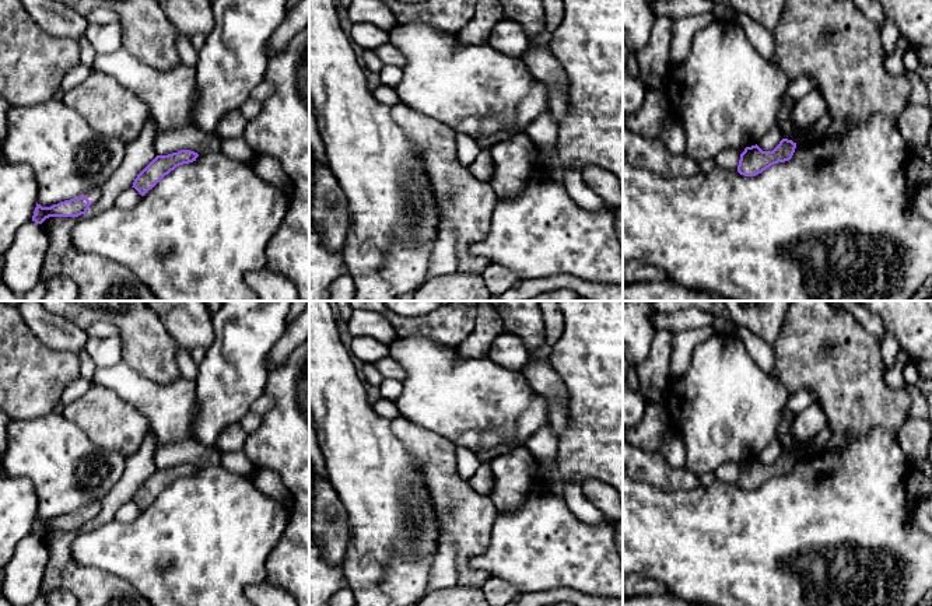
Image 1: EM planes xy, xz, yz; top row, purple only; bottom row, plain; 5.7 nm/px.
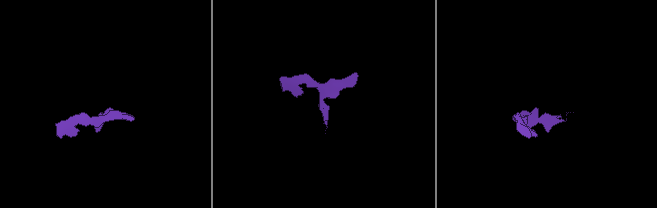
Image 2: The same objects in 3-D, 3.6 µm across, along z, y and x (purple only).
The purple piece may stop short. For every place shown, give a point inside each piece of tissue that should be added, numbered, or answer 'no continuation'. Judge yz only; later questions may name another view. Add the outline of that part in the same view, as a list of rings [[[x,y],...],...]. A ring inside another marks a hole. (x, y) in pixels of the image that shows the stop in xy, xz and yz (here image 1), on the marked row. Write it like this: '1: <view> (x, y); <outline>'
no continuation

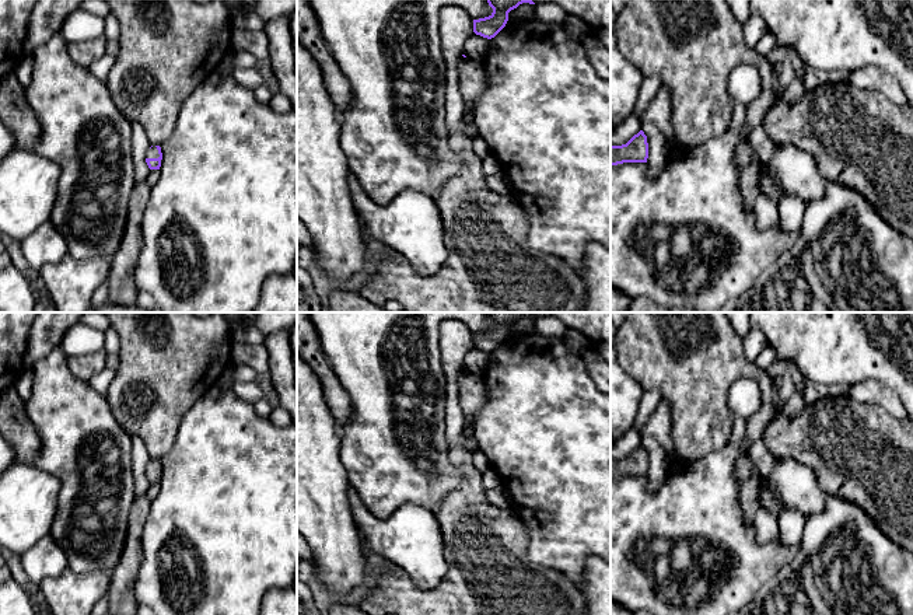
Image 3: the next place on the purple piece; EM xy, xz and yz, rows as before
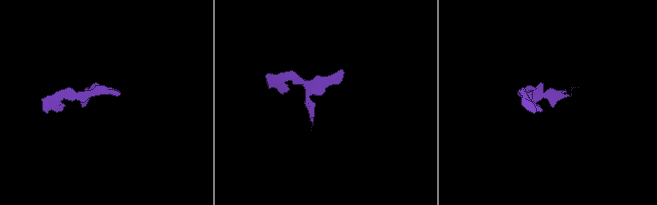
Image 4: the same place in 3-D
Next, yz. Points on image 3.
no continuation

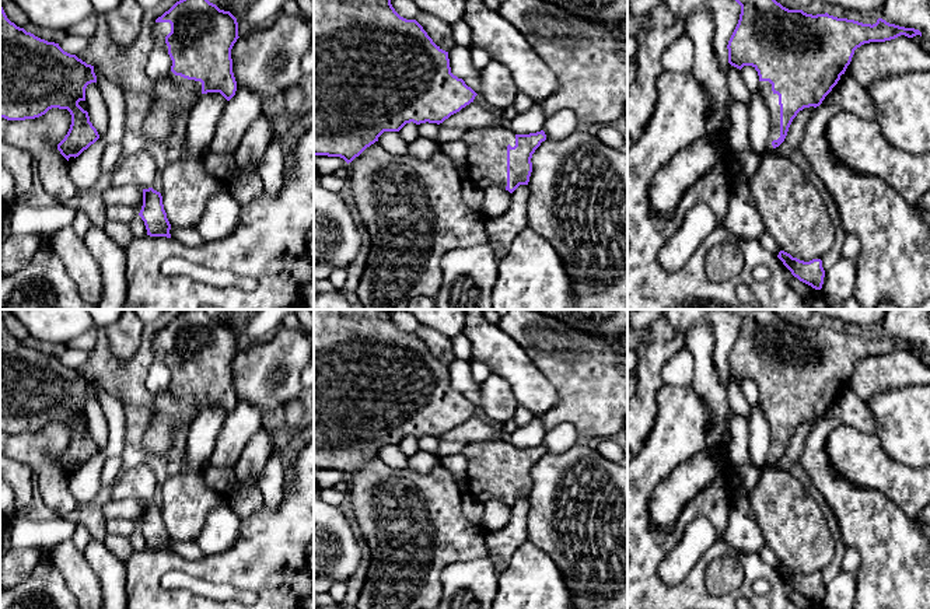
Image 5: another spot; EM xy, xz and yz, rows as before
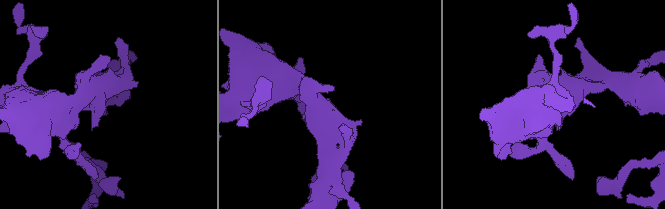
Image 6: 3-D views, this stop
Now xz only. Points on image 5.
1: xz (486, 146); [[[478,127],[464,132],[468,147],[466,181],[485,190],[489,185],[507,186],[507,146],[515,146],[515,133],[506,127]]]

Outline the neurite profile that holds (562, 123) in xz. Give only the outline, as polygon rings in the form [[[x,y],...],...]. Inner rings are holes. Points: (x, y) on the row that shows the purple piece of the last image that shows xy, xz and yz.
[[[563,109],[546,116],[542,130],[546,139],[562,140],[577,130],[578,119],[573,111]]]

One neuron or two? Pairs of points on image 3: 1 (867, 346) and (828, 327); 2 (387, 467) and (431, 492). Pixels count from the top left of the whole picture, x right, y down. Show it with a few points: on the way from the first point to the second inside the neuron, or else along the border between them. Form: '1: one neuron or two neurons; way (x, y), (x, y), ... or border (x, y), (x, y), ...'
1: one neuron; way (857, 336), (847, 327), (838, 327)
2: one neuron; way (398, 478), (420, 486)

